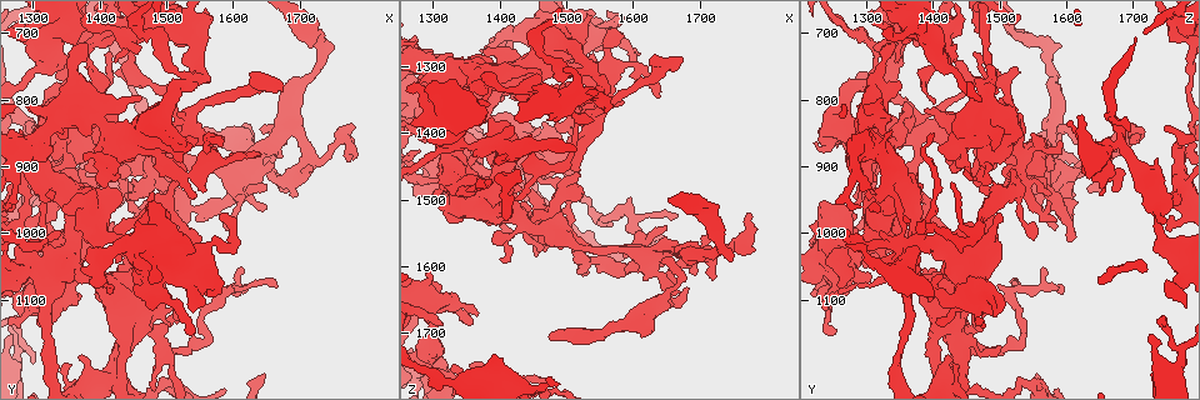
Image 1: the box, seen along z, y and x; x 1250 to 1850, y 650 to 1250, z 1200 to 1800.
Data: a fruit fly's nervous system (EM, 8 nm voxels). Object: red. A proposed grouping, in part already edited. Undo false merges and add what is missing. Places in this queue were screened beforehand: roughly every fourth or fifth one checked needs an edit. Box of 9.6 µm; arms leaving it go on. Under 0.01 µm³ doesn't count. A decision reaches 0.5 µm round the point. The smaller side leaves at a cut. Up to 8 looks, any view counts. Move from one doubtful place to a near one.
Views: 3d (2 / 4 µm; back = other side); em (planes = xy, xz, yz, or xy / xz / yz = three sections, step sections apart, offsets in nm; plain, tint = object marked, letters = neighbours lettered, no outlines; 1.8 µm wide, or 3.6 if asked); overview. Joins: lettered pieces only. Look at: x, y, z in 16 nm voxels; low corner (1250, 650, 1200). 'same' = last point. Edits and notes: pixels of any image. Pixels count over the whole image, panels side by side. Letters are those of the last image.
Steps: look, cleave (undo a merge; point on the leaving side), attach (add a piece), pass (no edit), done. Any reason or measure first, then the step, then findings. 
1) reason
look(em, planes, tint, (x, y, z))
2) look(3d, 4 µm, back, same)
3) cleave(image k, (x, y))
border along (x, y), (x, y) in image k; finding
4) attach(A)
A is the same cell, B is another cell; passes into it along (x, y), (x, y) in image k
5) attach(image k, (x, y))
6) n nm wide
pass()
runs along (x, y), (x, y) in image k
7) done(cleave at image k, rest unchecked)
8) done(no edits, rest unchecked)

branch point
look(em, planes, plain, (1630, 910, 1590))

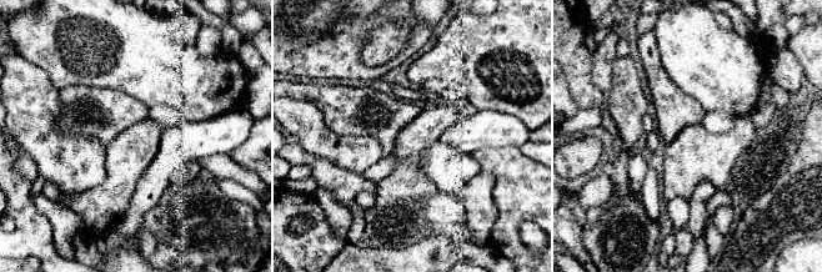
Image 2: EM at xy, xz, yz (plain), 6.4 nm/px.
look(em, planes, tint, same)

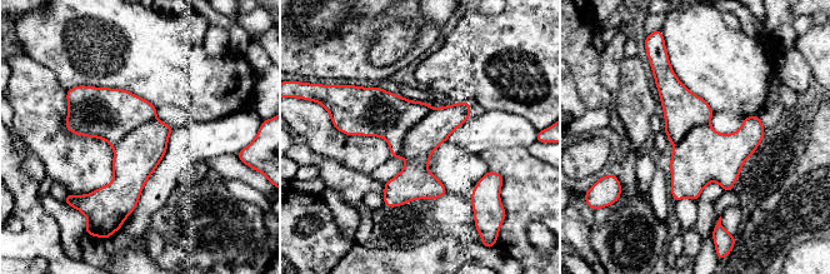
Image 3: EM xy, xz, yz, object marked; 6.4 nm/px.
see the neighbours
look(em, planes, letters, same)

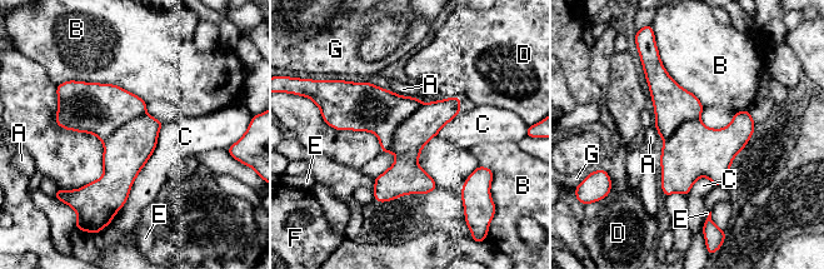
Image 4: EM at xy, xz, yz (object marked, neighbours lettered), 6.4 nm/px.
C touches over 700 nm
cleave(image 4, (412, 135))
A, B, C, D, E, F and G are other cells; border along (422, 103), (395, 130), (388, 152) in image 4; two neurons meet here

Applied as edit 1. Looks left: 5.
abrupt turn
look(3d, 4 µm, (1315, 1025, 1770))

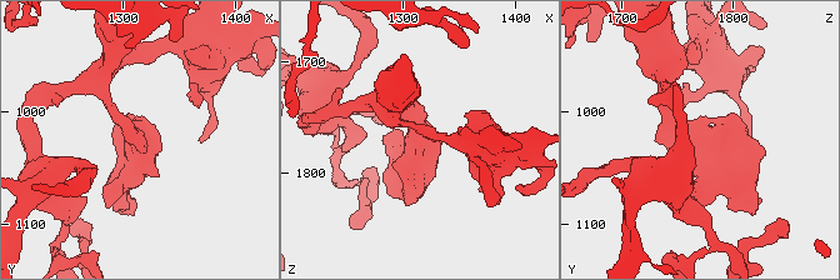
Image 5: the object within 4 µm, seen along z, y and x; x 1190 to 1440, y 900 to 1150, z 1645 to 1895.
now the EM
look(em, 3.6 µm, planes, letters, (1314, 1026, 1768))

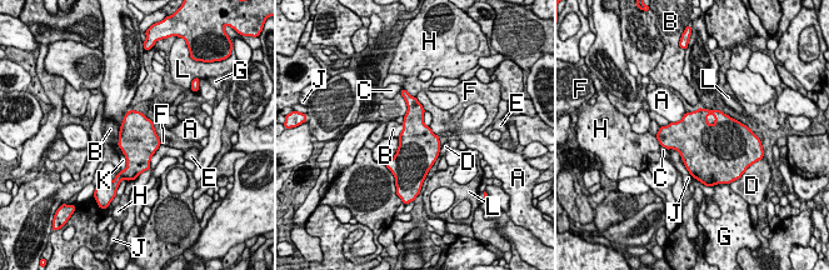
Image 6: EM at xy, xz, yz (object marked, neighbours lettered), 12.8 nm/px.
3 arms; arms of 170, 260, 420 nm
pass()
A, B, C, D, E, F, G, H, J, K and L are other cells; all the same neuron

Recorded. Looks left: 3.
done(cleave at image 4, rest unchecked)

